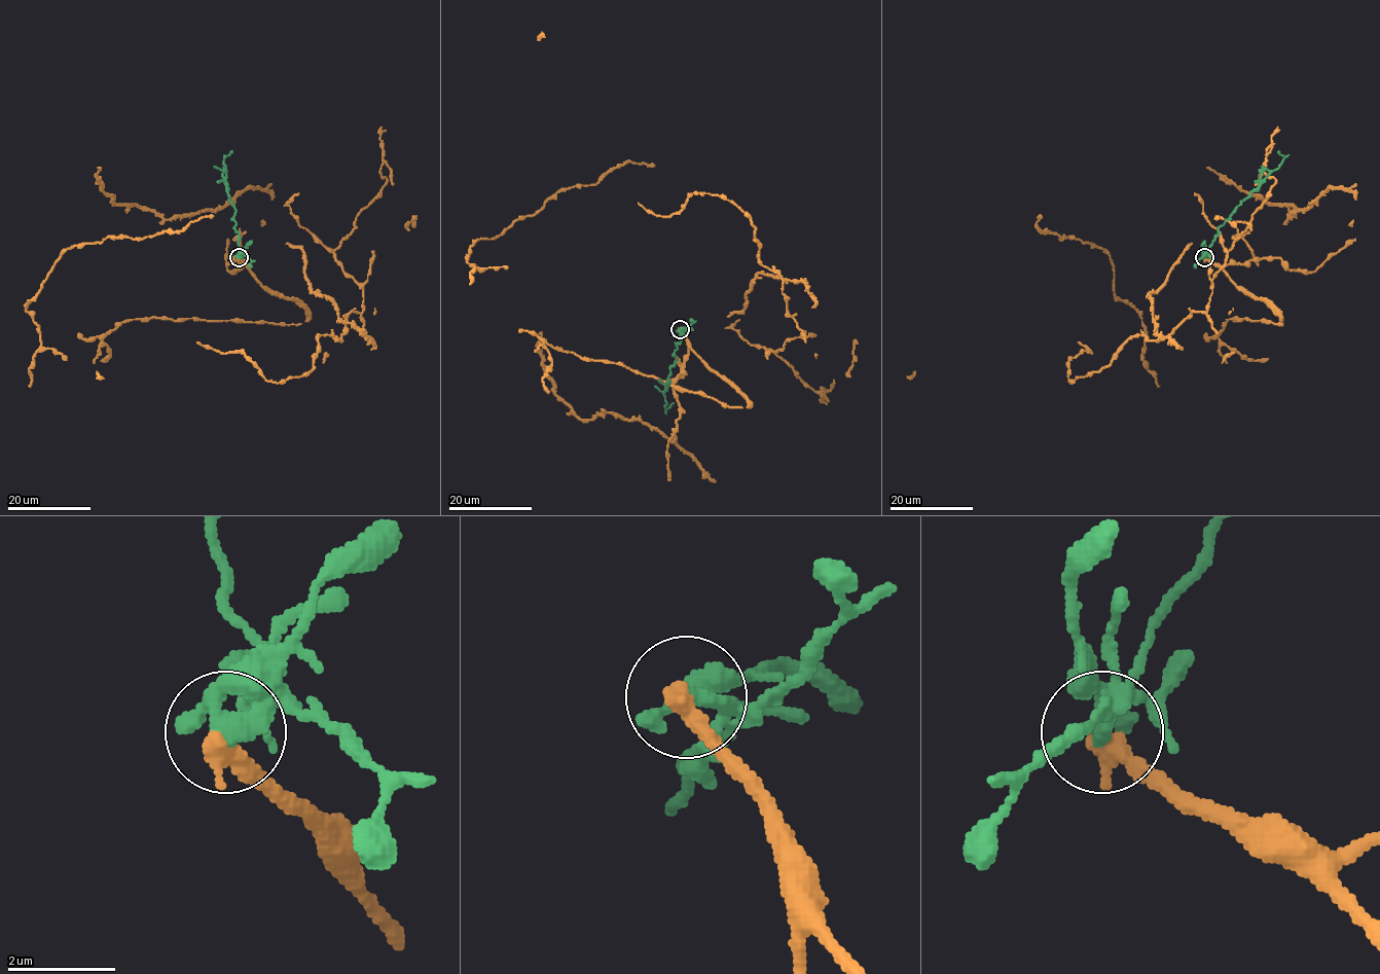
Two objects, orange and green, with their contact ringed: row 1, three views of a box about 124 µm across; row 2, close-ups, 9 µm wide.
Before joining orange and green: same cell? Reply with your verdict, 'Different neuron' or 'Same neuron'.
Different neuron

